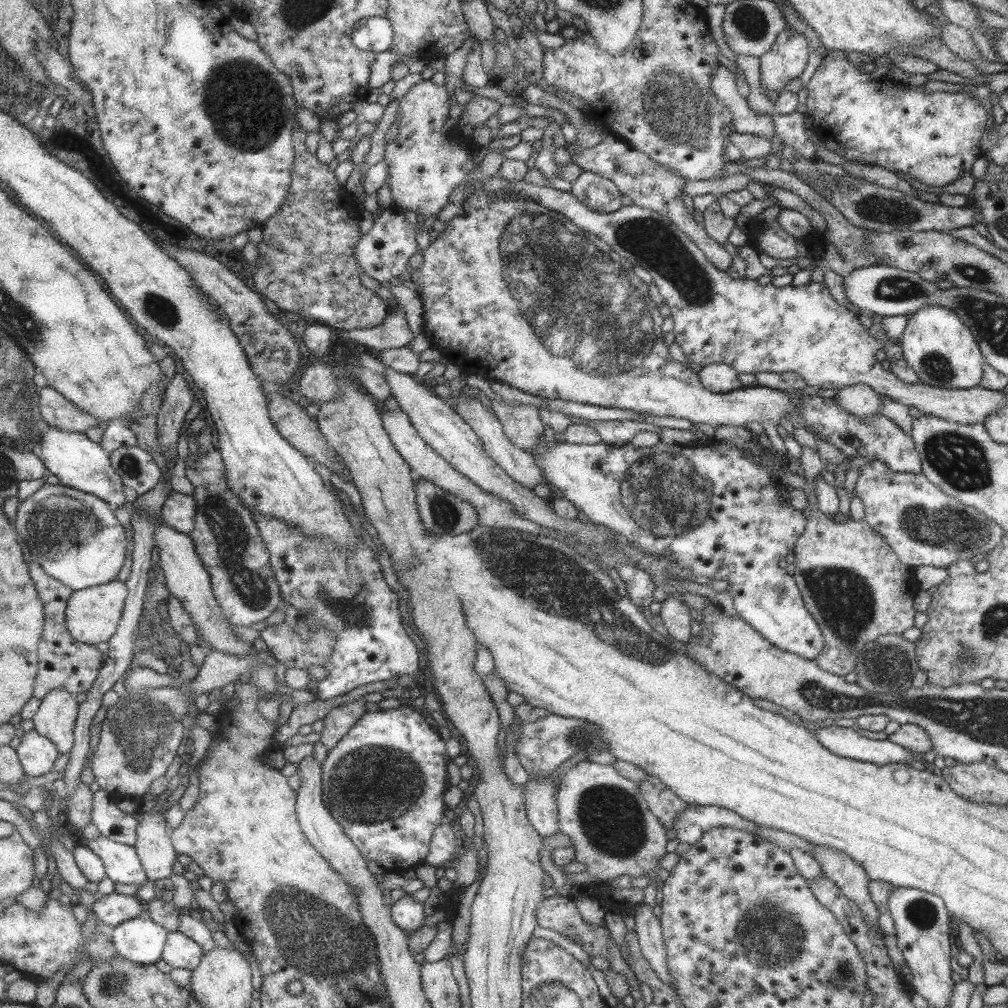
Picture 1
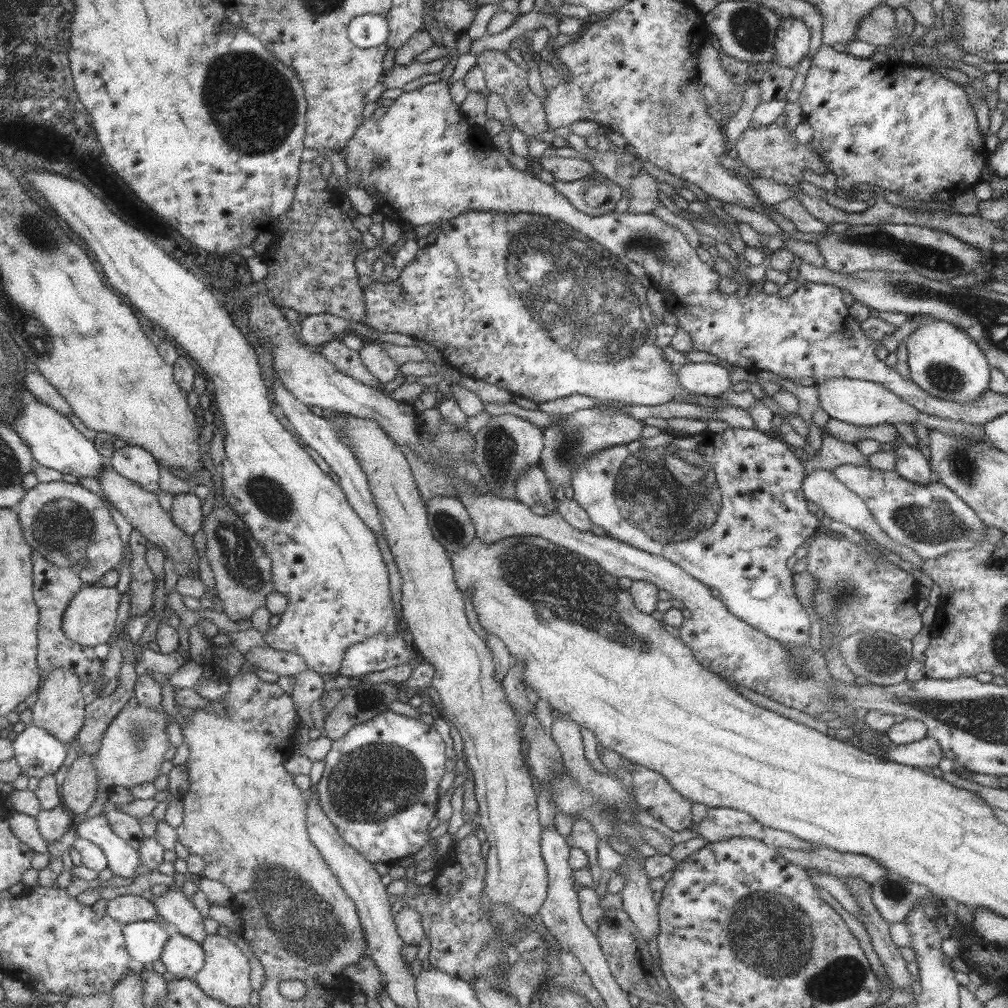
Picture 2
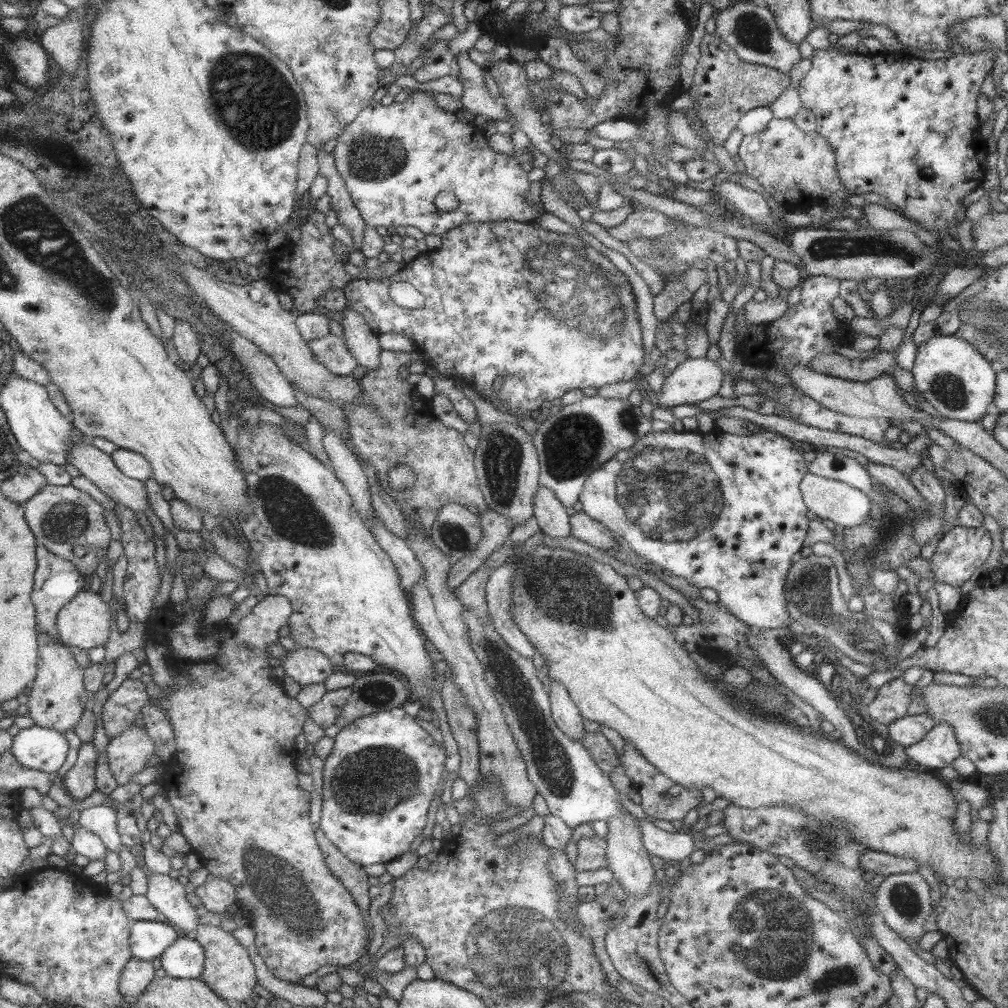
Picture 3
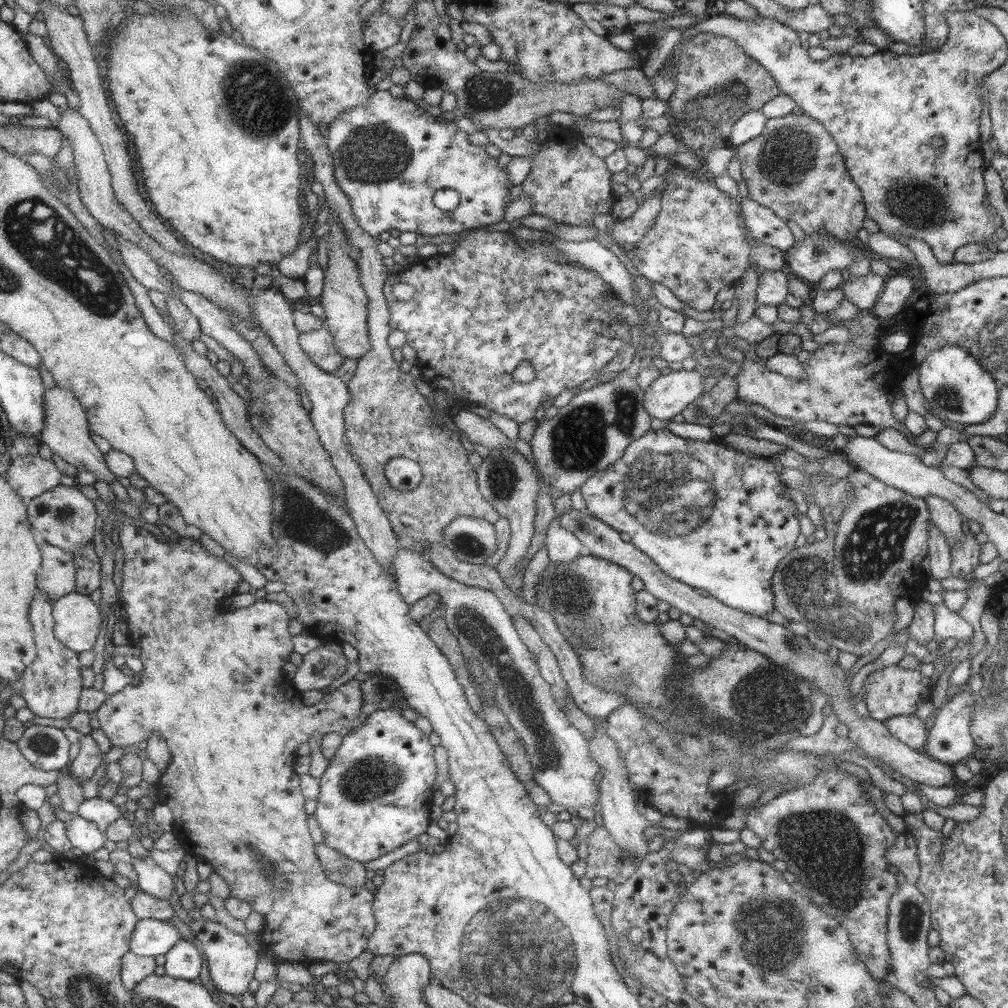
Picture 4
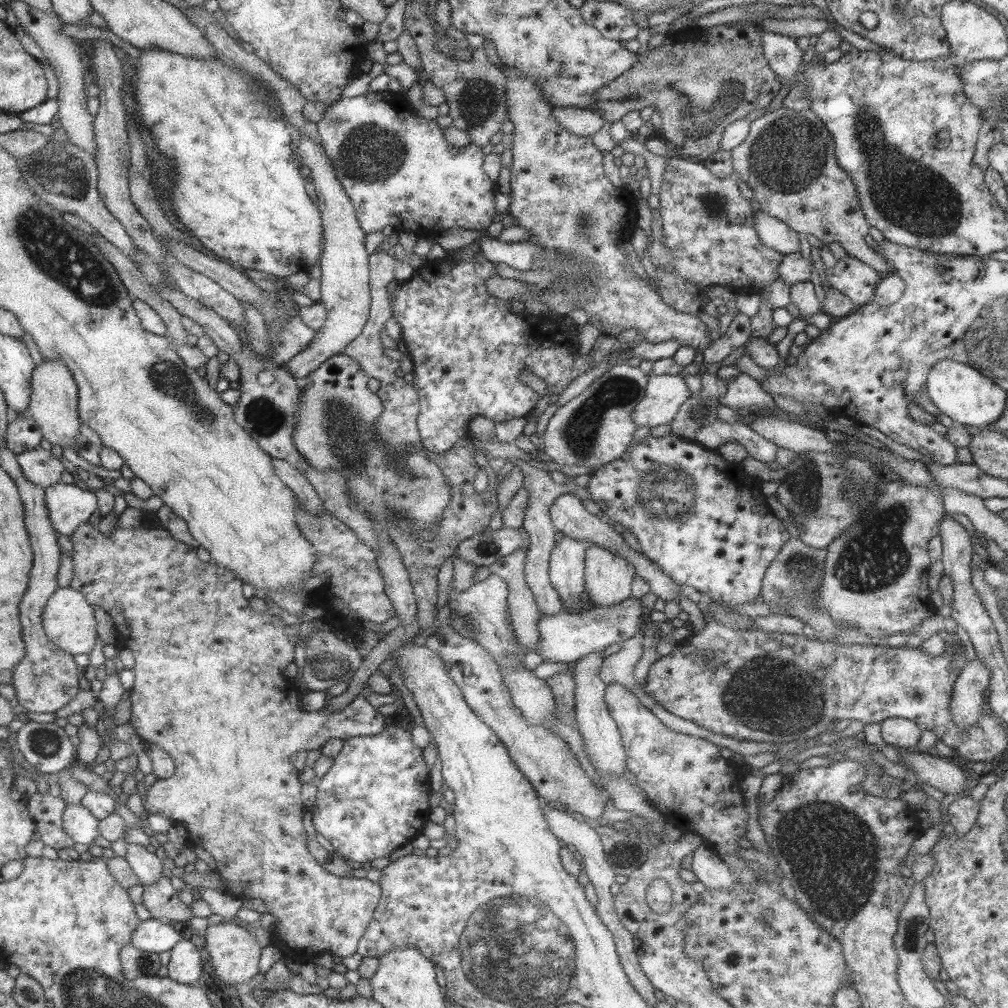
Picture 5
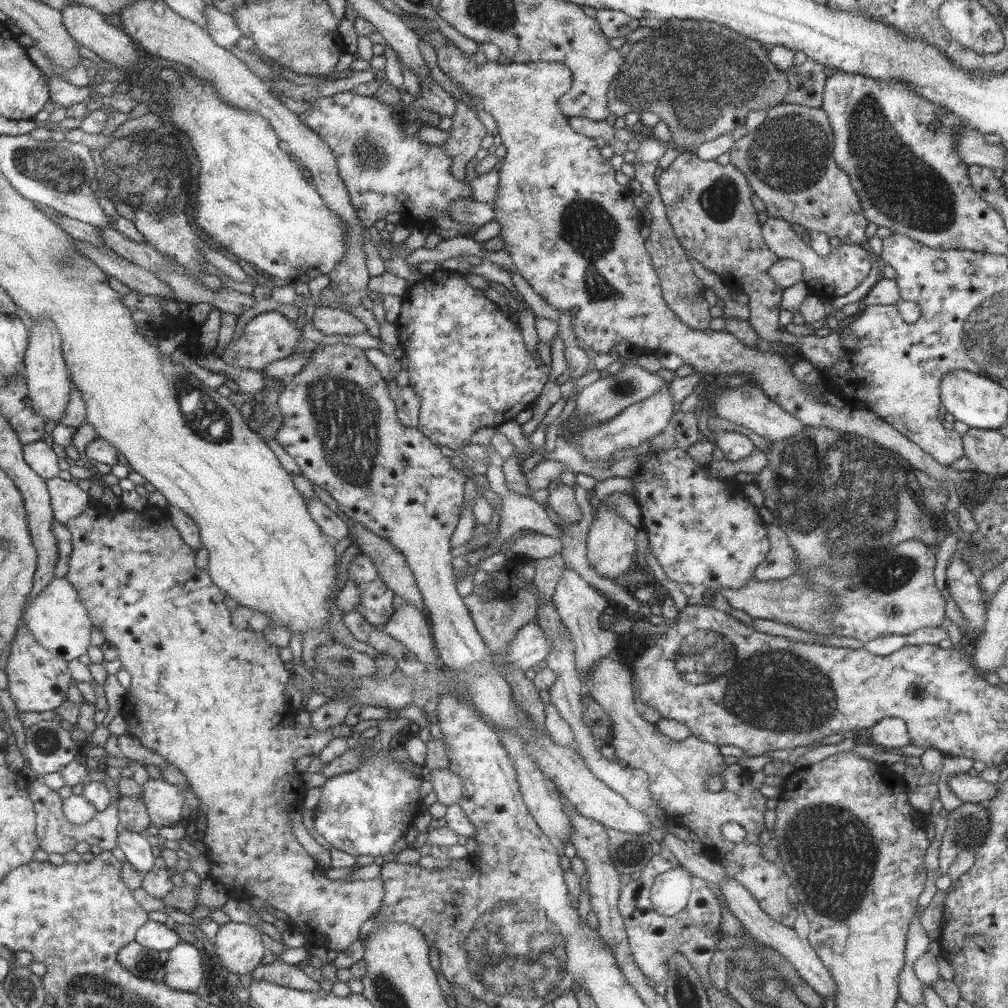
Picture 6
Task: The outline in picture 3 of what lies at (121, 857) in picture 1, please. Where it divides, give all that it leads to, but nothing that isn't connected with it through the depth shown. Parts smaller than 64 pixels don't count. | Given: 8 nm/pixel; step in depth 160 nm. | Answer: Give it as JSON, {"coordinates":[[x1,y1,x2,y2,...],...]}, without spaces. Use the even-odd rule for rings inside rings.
{"coordinates":[[109,804,95,805,81,812,79,822,82,828,100,836,109,851,119,854,124,844,118,829,119,817,118,811]]}

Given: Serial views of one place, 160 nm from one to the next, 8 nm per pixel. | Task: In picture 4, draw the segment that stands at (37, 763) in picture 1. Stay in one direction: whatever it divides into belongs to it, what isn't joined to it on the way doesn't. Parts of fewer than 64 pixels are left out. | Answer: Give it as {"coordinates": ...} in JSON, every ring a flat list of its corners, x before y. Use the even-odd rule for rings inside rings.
{"coordinates":[[33,725,24,731,17,743,25,759,35,768,64,771,71,763,71,742,65,738,63,729]]}

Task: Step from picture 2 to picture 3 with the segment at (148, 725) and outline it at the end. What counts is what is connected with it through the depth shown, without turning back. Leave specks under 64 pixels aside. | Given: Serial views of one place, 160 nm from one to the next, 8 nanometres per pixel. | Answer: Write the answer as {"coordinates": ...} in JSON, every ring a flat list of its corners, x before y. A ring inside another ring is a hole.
{"coordinates":[[135,723,129,725,119,736,108,743,106,748,107,762,118,785,130,783,134,774,139,774,147,769,149,760,156,755,155,746,155,741,148,733,146,726,139,727]]}

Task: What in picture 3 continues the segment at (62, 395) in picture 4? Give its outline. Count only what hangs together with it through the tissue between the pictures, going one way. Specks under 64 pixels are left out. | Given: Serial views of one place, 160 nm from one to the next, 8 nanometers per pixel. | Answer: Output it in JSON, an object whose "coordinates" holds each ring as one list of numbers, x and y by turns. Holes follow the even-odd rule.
{"coordinates":[[82,440,72,446,72,450,68,452,70,456,70,464,76,467,81,474,94,483,101,492,109,496,115,503,126,506,135,512,145,514,149,510,149,494,142,480,134,479,127,476,117,465,112,455,105,454,101,449,97,448,91,441]]}

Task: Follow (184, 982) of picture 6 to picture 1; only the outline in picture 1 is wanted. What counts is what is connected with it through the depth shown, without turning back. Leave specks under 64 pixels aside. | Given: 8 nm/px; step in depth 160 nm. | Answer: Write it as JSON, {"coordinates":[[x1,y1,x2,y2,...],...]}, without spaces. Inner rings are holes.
{"coordinates":[[181,931,171,932,164,948,163,960,172,968,194,971,204,959,204,948]]}

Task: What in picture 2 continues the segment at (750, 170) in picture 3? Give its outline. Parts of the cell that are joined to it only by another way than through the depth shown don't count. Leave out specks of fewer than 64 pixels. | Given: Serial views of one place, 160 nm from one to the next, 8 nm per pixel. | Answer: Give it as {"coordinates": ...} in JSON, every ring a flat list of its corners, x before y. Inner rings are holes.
{"coordinates":[[775,123,750,127,741,132,733,148,737,151,741,166,753,171,759,178,767,178,785,186,795,186,803,182,802,172,809,169,815,175,825,174,825,164,820,154,813,153,809,144,798,144,793,134]]}

